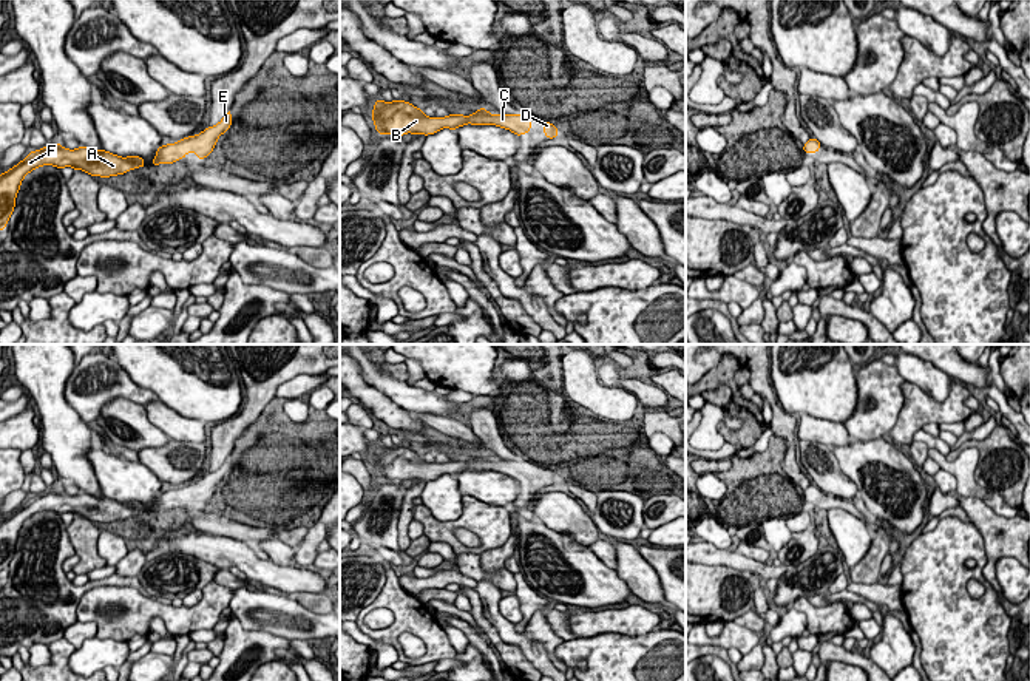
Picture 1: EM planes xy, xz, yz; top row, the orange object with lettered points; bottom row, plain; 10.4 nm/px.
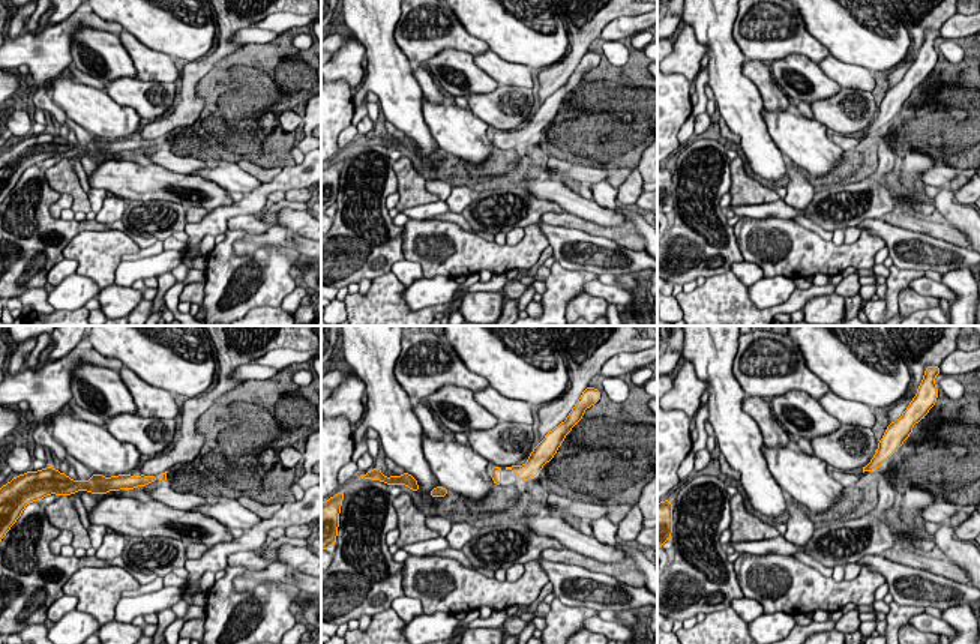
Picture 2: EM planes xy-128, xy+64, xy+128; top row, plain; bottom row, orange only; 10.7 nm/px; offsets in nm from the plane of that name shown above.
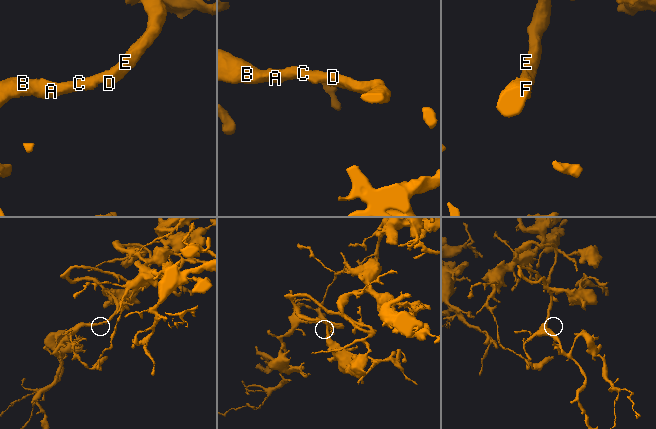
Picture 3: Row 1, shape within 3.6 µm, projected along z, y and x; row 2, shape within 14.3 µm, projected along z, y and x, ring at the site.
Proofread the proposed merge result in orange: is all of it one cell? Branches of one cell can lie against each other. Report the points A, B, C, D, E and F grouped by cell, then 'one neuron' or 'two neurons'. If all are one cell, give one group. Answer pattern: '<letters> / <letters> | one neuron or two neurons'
A B C D E F | one neuron

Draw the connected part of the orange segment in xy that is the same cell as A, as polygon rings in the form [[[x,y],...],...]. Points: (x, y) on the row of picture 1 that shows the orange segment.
[[[48,144],[42,150],[31,151],[15,167],[0,174],[0,230],[6,227],[12,215],[23,178],[42,165],[54,165],[57,168],[73,167],[91,176],[108,178],[145,167],[145,162],[139,156],[120,158],[105,150],[97,151],[86,147],[68,150],[60,144]]]

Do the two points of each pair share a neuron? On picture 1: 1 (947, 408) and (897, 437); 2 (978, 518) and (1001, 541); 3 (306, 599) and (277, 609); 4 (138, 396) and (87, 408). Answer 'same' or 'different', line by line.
1: same
2: same
3: different
4: same

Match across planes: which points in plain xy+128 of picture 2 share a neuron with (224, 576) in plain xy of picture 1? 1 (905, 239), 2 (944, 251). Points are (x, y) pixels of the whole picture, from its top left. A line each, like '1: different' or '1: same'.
1: different
2: different

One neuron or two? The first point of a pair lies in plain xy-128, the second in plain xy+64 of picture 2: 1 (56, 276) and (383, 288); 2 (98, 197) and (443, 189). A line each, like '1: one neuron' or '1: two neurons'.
1: two neurons
2: one neuron

